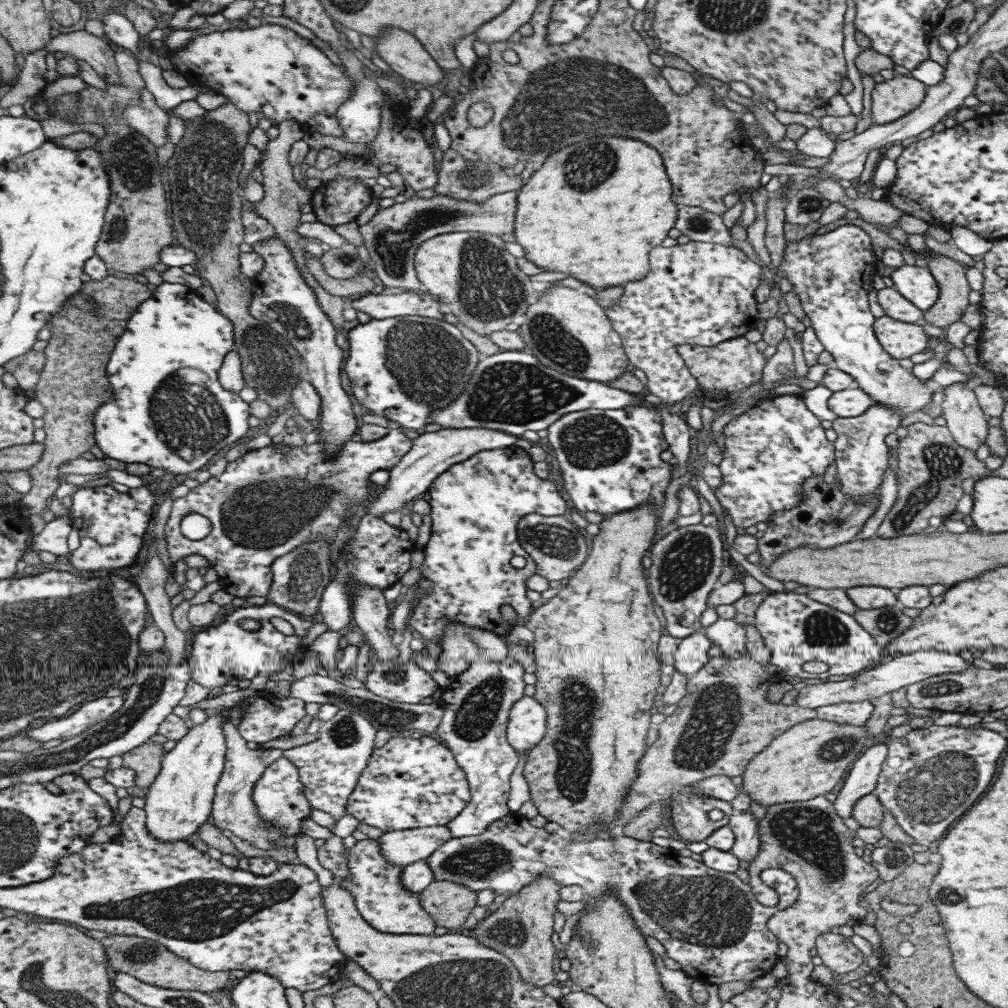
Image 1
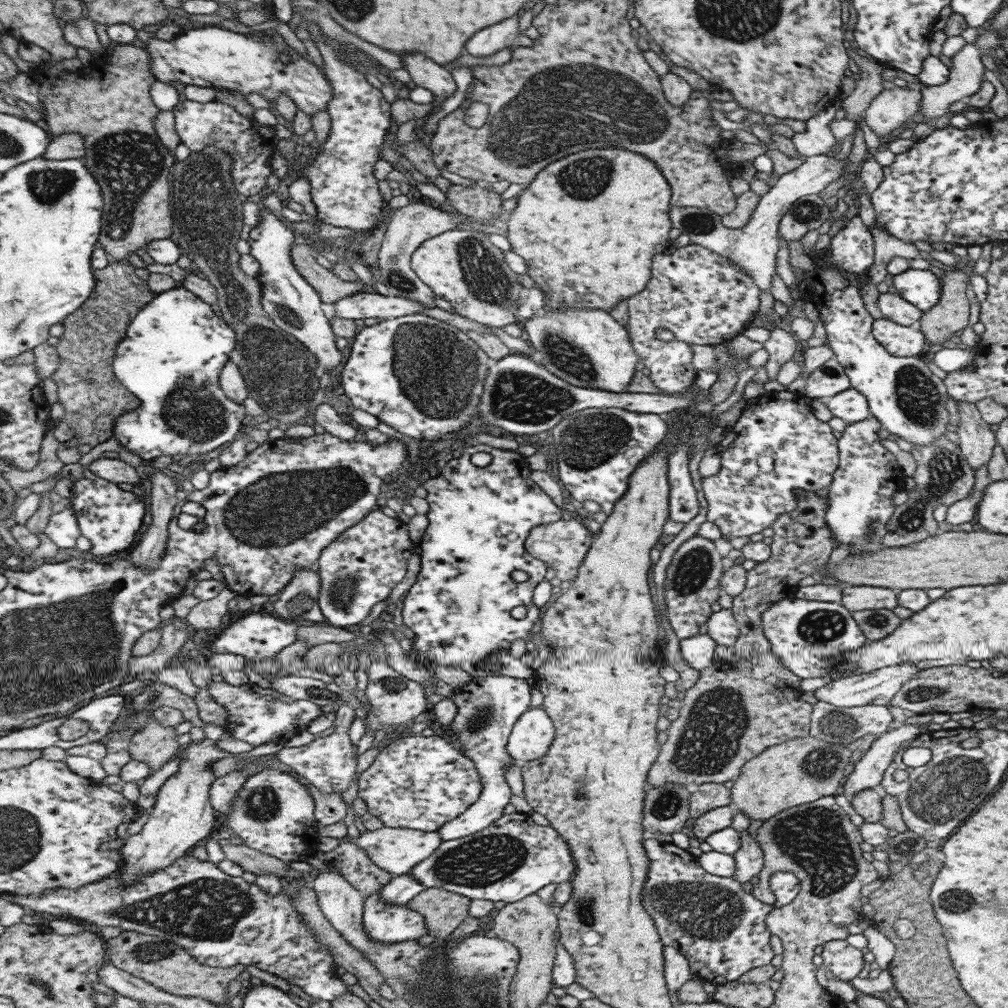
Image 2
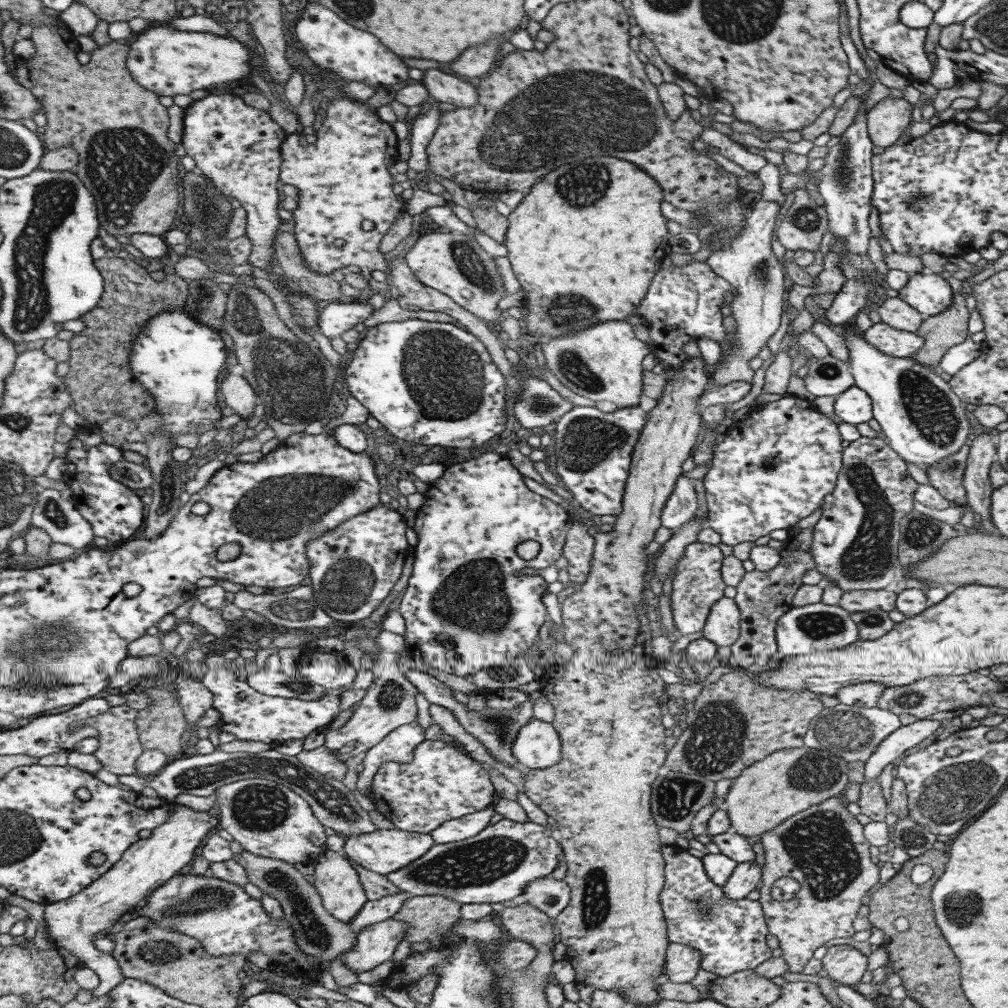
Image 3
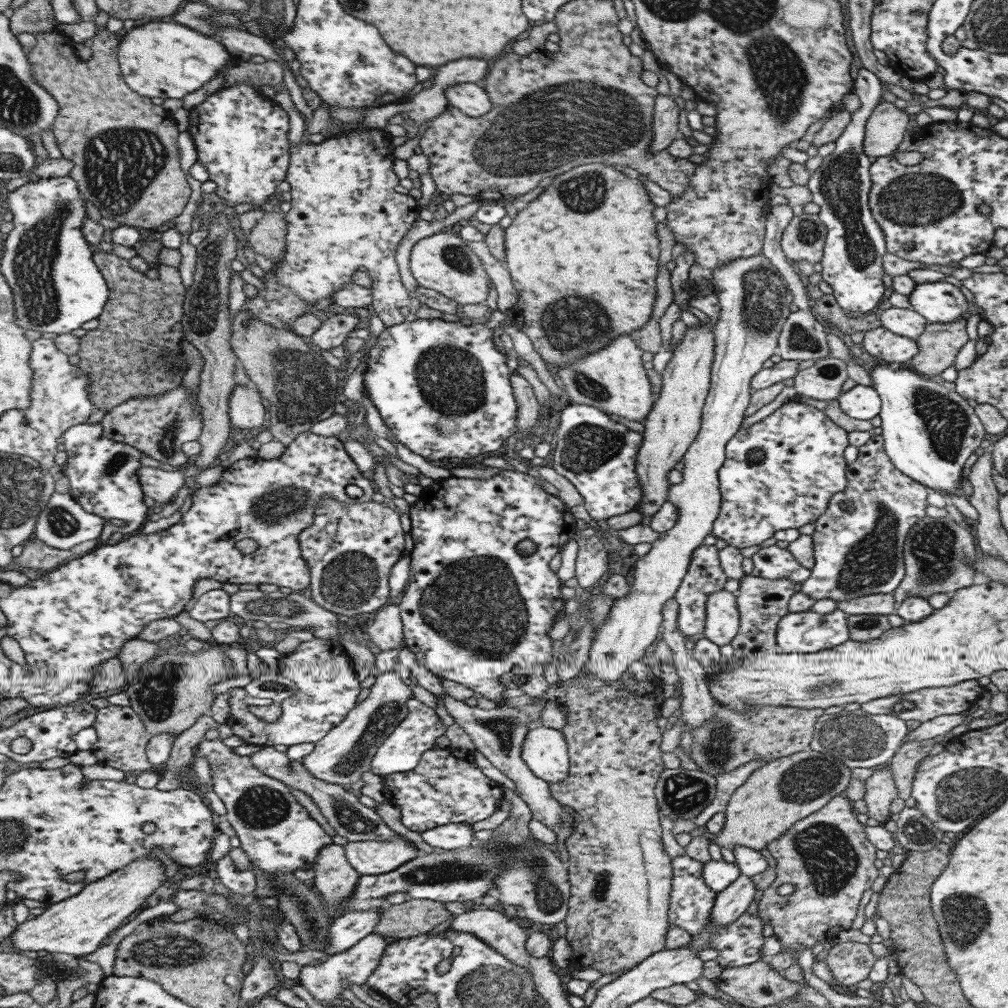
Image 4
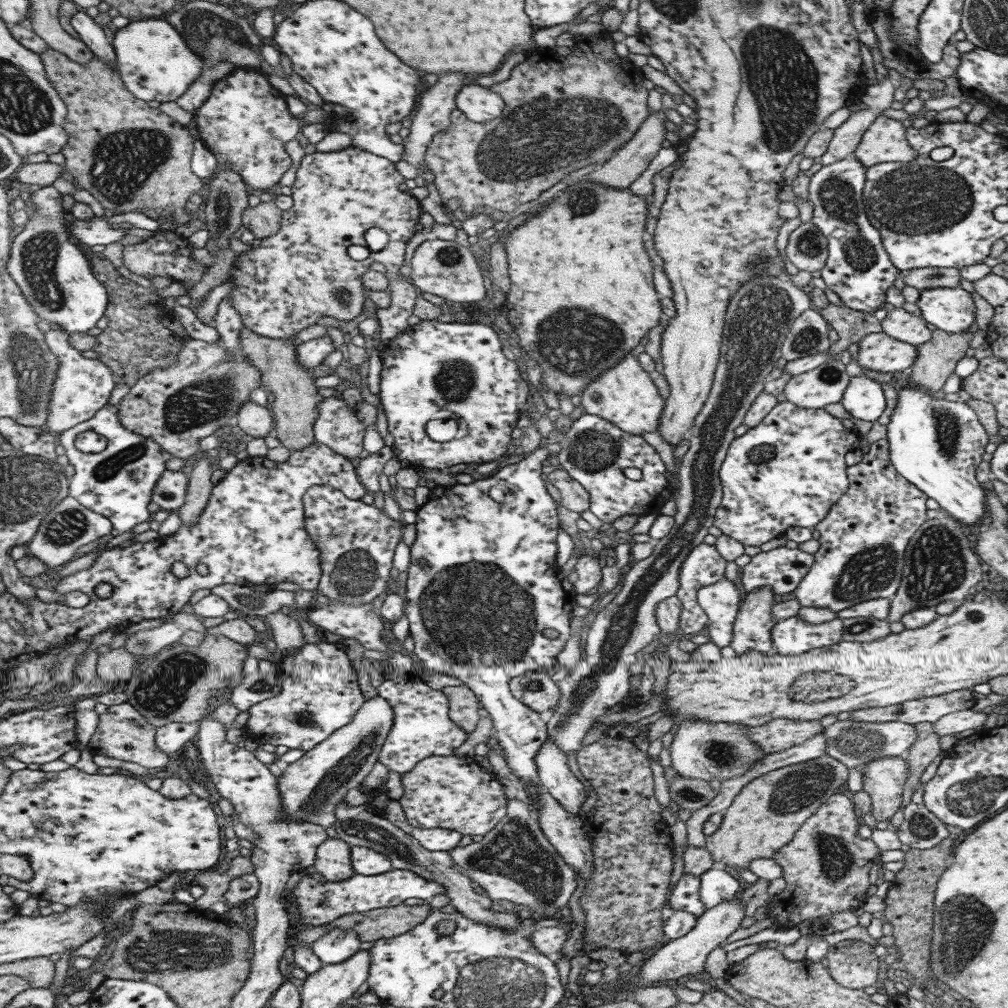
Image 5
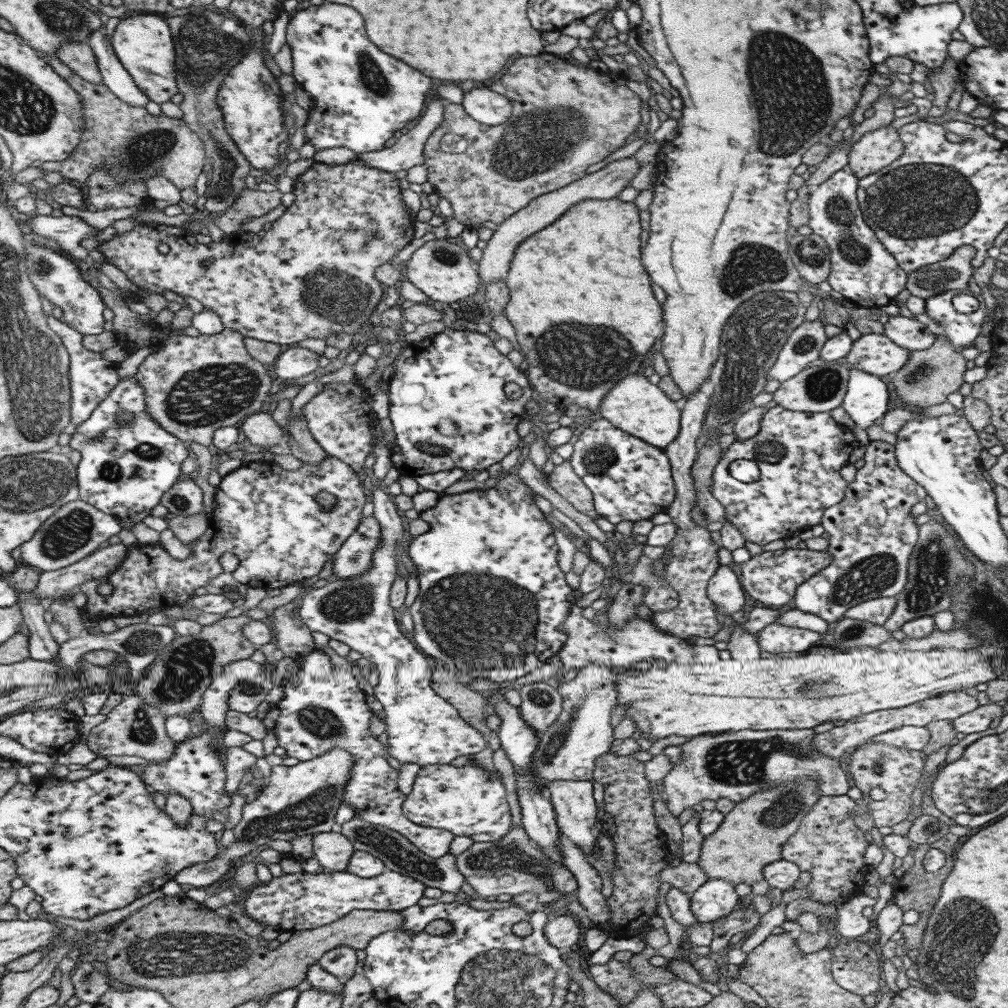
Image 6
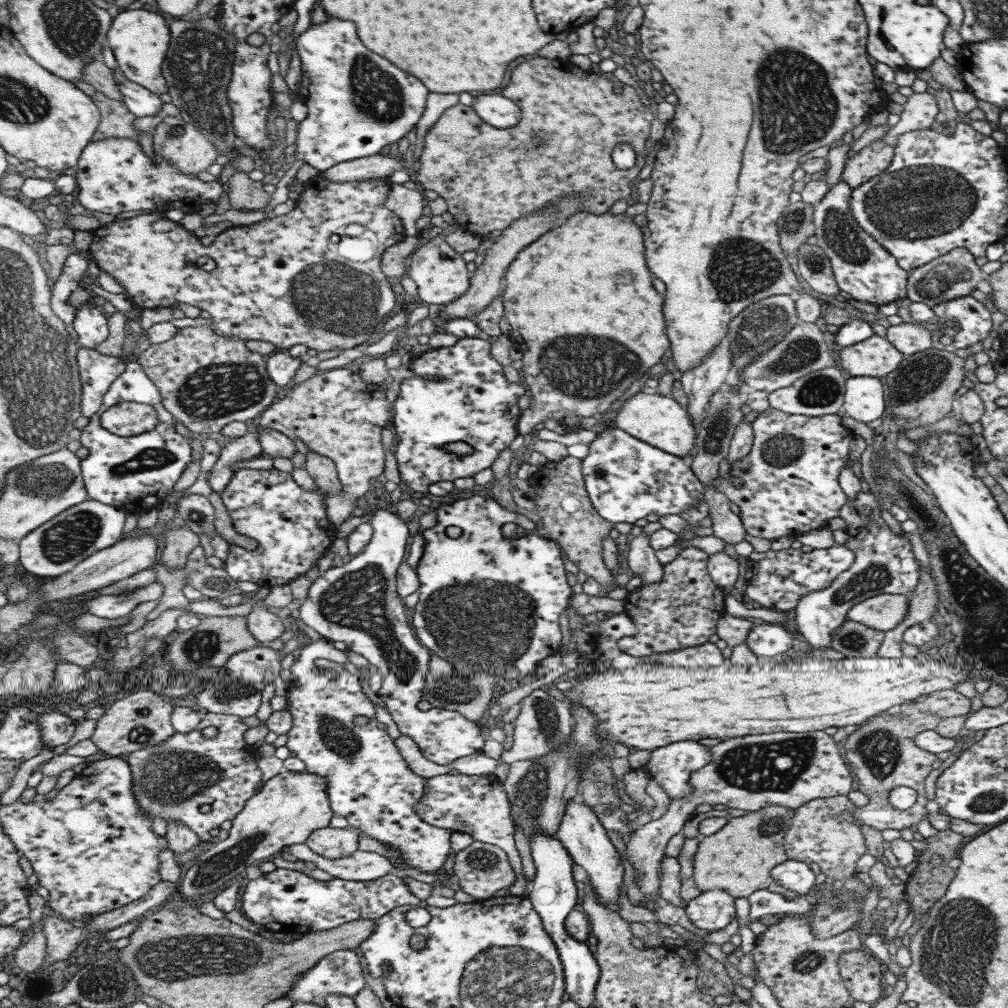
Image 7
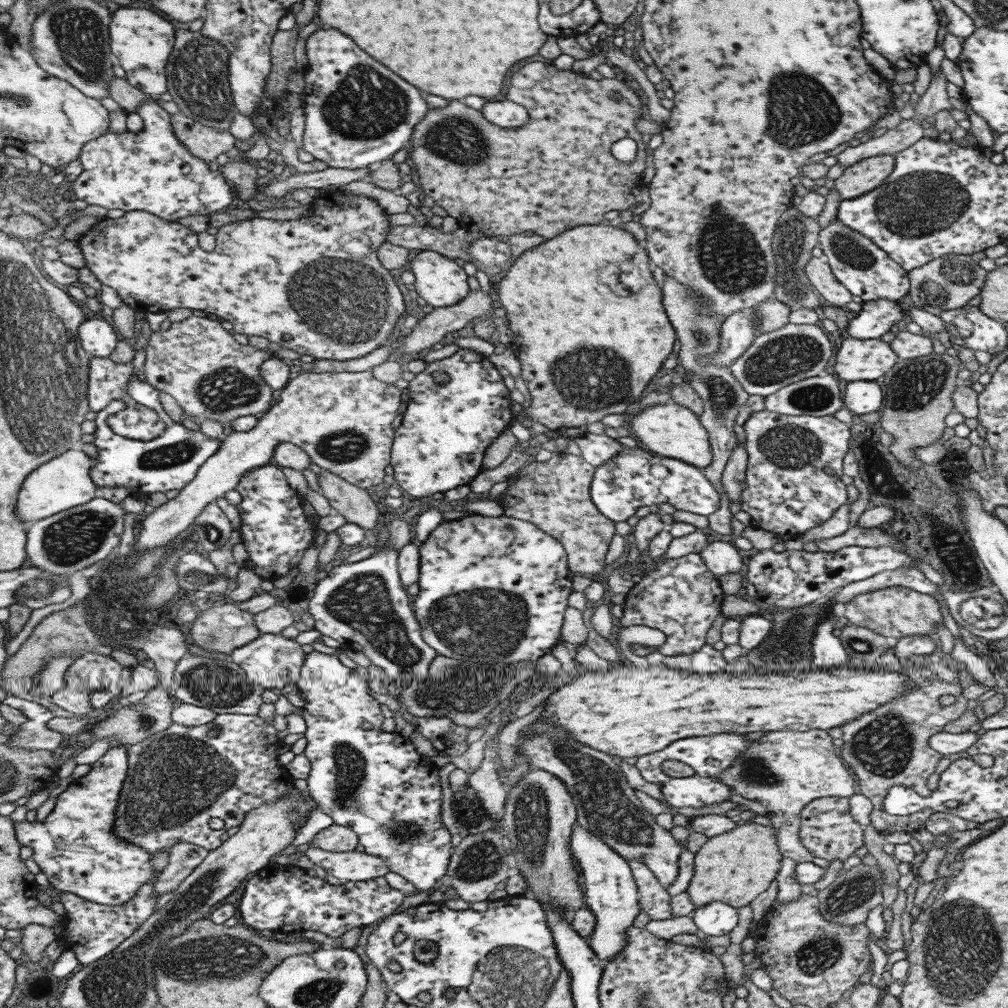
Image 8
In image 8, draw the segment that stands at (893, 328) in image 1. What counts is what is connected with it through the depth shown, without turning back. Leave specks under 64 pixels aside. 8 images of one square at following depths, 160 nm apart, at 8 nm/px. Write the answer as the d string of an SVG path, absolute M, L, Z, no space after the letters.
M844 337L835 352L833 372L847 383L874 381L883 376L898 359L888 343L880 338L859 340Z

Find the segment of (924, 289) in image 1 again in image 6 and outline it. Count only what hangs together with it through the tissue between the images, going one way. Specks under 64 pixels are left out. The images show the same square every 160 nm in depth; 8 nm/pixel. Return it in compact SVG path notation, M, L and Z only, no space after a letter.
M946 290L930 296L924 300L924 309L925 315L935 321L937 326L943 330L942 335L959 350L977 338L985 312L982 296L972 294L979 302L978 309L968 315L959 314L951 305L951 297L956 293L954 290Z

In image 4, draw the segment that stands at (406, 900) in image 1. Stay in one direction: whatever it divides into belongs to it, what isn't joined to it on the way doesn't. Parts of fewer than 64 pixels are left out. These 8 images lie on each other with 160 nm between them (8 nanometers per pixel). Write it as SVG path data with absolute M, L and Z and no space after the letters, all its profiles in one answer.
M369 933L351 948L327 956L319 965L301 967L297 983L303 986L321 1006L327 1007L333 998L341 996L340 992L347 988L348 982L361 985L367 980L367 977L377 968L385 947L387 942L383 936Z

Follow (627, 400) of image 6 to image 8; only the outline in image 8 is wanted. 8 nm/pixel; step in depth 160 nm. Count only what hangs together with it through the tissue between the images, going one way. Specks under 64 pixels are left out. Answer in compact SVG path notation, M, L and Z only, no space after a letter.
M669 402L643 408L631 408L630 430L633 436L656 455L673 460L681 460L693 468L703 470L711 464L711 449L707 432L701 426L698 416L684 406Z

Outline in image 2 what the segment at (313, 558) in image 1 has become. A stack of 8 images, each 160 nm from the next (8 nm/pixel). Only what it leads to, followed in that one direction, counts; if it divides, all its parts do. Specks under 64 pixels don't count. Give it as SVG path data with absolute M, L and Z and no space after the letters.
M315 567L295 569L287 584L280 589L267 609L286 621L322 624L318 607L320 576Z

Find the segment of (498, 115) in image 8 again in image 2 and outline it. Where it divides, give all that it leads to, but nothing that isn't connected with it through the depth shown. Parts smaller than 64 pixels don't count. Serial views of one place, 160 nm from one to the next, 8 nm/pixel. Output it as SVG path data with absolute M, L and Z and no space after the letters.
M419 52L403 54L402 68L410 76L411 85L425 88L432 92L435 98L446 99L453 94L455 83L451 79L450 71L443 69L442 65L425 58Z

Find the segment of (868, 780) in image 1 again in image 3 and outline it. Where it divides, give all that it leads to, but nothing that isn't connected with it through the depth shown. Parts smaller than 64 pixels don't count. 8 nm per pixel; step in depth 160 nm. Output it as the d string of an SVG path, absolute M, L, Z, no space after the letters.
M919 718L913 724L899 726L895 732L891 732L891 735L885 736L877 746L877 750L864 762L864 780L876 778L884 766L895 762L895 759L909 748L918 747L919 742L932 735L941 724L941 721Z

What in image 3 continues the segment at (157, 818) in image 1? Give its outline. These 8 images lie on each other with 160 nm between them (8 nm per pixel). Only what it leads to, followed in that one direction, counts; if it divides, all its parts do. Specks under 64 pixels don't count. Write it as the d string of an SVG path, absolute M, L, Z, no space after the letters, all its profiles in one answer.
M173 804L168 819L152 828L148 838L139 838L130 844L119 860L97 880L65 900L44 905L43 922L47 929L47 940L55 948L65 948L72 952L83 966L95 972L98 985L91 990L94 999L108 994L114 986L124 979L117 961L107 953L95 949L95 935L104 936L115 920L135 905L142 905L144 900L165 880L185 866L193 858L195 848L206 835L216 830L216 820L207 812L195 812L187 806Z

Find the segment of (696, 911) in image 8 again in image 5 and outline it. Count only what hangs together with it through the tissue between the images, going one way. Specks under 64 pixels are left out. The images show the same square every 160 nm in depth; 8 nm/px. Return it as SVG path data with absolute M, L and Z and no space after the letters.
M712 866L698 877L700 878L698 897L706 909L714 907L721 901L729 900L740 892L743 886L740 881L718 866Z

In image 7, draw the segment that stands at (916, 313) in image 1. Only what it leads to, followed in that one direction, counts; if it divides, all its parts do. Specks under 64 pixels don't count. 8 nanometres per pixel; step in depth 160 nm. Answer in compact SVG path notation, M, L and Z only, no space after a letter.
M922 324L887 325L885 338L904 355L915 354L930 349L936 341L929 334L929 327L924 329Z

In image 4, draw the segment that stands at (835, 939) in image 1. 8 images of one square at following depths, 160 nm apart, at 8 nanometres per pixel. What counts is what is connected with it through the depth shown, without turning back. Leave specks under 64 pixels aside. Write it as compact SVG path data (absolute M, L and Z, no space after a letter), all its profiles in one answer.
M857 942L838 943L823 956L831 979L842 988L854 989L860 980L865 980L876 957L868 946Z

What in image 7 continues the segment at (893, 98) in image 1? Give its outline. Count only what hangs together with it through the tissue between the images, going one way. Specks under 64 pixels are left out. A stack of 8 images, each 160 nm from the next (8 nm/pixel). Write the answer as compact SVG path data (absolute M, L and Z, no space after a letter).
M875 139L853 156L846 158L840 181L849 185L851 190L857 189L857 186L865 184L872 176L879 175L889 166L893 153L894 148L891 145Z

